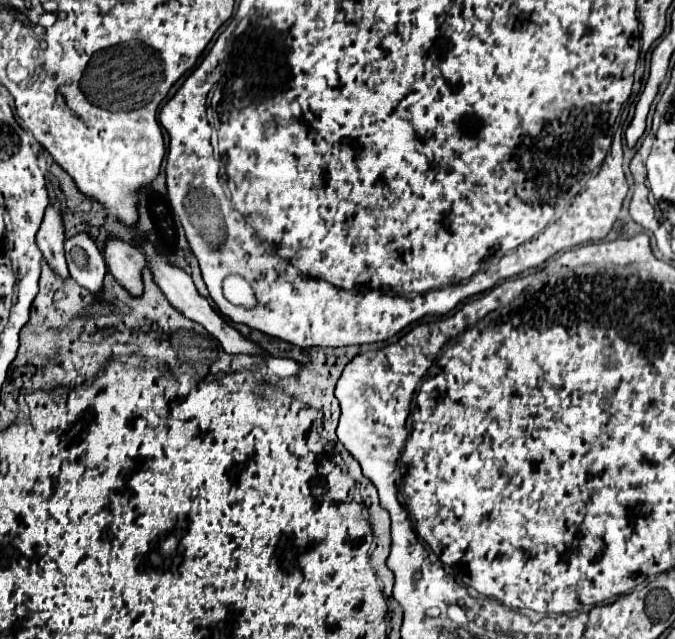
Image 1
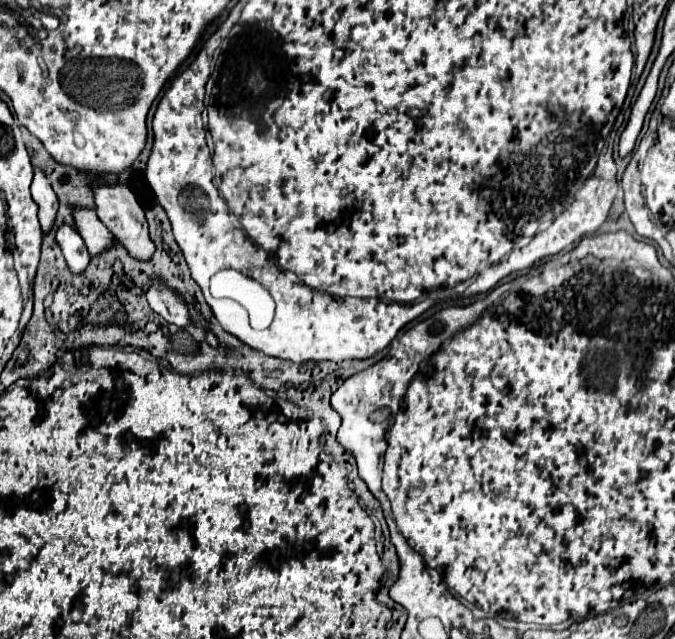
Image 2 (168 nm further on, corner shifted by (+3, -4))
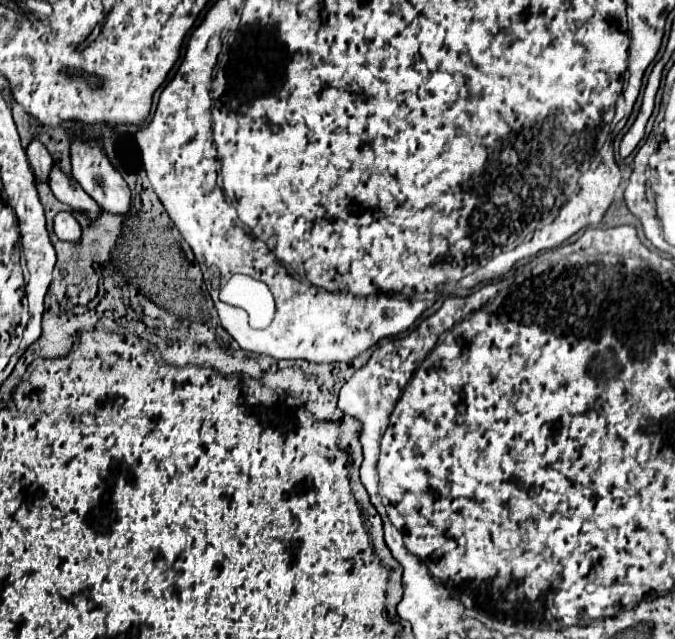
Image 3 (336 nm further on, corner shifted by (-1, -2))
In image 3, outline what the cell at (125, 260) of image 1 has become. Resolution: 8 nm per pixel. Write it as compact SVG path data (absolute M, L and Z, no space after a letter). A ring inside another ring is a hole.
M53 164L51 172L49 172L49 188L59 202L71 206L73 210L85 212L91 218L99 216L101 210L99 210L97 202L93 202L89 198L89 194L77 184L77 180L73 180L69 174L63 174L57 164Z

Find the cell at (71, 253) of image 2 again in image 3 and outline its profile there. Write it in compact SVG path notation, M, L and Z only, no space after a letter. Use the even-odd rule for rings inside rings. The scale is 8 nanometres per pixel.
M59 212L53 218L53 230L55 236L59 240L67 240L67 242L77 242L81 238L81 226L75 220L75 216L71 212Z

